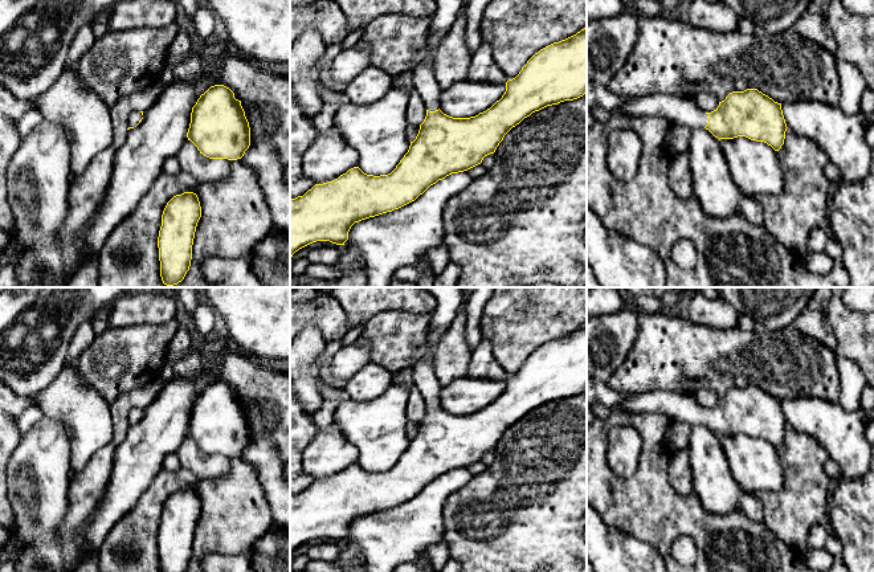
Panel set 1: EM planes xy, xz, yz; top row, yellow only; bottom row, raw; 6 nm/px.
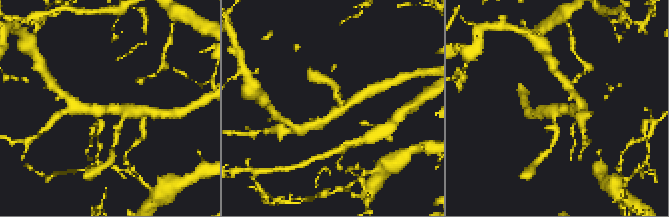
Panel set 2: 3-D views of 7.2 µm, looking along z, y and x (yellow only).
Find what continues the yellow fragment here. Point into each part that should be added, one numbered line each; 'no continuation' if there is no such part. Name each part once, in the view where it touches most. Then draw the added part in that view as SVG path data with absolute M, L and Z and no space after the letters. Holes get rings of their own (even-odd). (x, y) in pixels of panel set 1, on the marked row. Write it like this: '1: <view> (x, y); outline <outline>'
1: xy (134, 118); outline M134 111L132 114L130 114L127 118L128 127L135 127L142 118L143 115L140 111Z

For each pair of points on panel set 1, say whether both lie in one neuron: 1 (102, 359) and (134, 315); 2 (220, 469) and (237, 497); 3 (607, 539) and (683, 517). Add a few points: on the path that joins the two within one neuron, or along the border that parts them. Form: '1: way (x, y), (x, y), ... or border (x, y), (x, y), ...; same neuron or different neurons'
1: border (156, 323), (109, 326); different neurons
2: border (232, 457), (221, 477), (192, 474); different neurons
3: border (600, 517), (608, 526), (645, 540), (654, 548); different neurons

